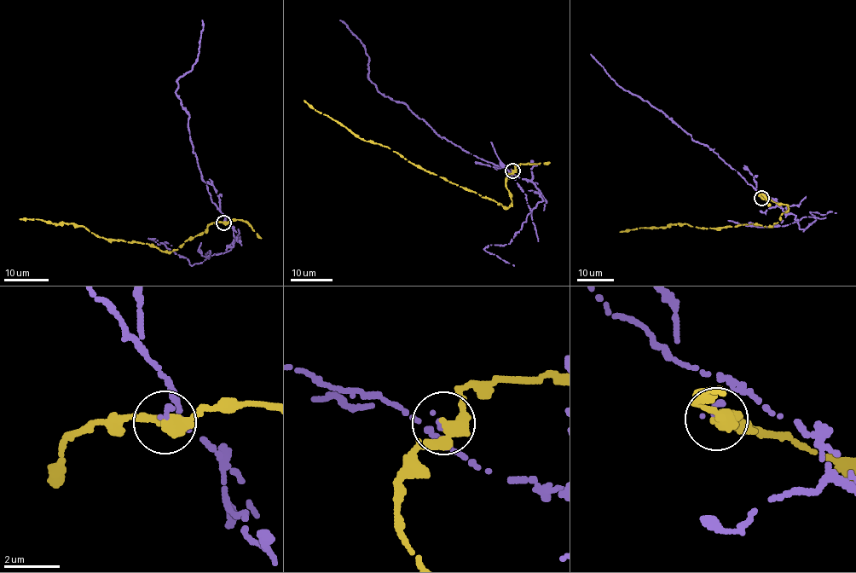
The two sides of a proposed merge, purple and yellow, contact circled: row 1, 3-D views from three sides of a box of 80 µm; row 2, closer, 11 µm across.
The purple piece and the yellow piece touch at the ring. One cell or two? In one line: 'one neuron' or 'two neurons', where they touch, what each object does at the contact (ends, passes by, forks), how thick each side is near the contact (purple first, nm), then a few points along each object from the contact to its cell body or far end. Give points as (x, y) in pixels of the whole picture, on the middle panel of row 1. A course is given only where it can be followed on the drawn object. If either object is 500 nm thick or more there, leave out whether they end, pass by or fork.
two neurons; at (512, 170); purple ends there; yellow passes by; 200 nm thick on the purple side, 380 nm on the other; purple runs (512, 170), (477, 157), (441, 137), (407, 106), (378, 90), (369, 79), (369, 59), (361, 41), (339, 20); yellow runs (512, 170), (506, 182), (511, 202), (503, 208), (495, 201), (411, 163), (387, 147), (360, 139), (303, 100)

